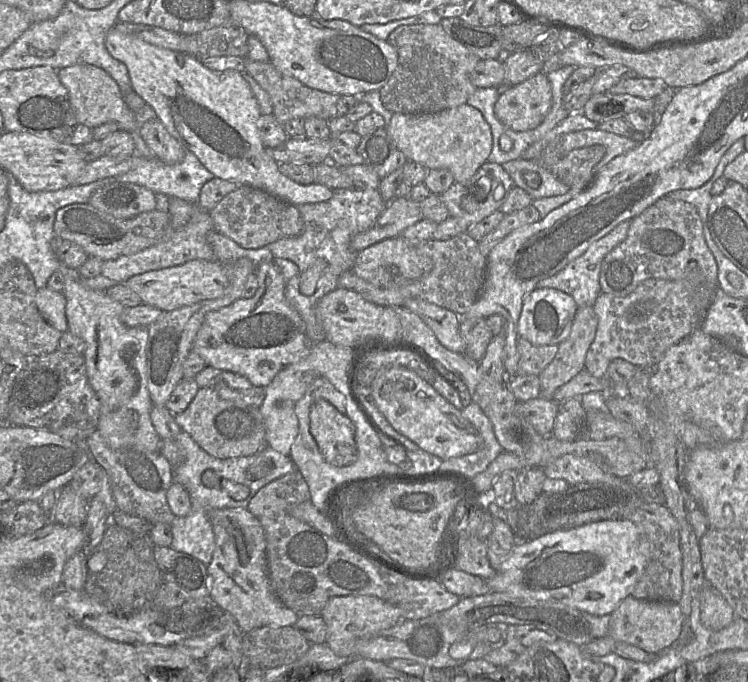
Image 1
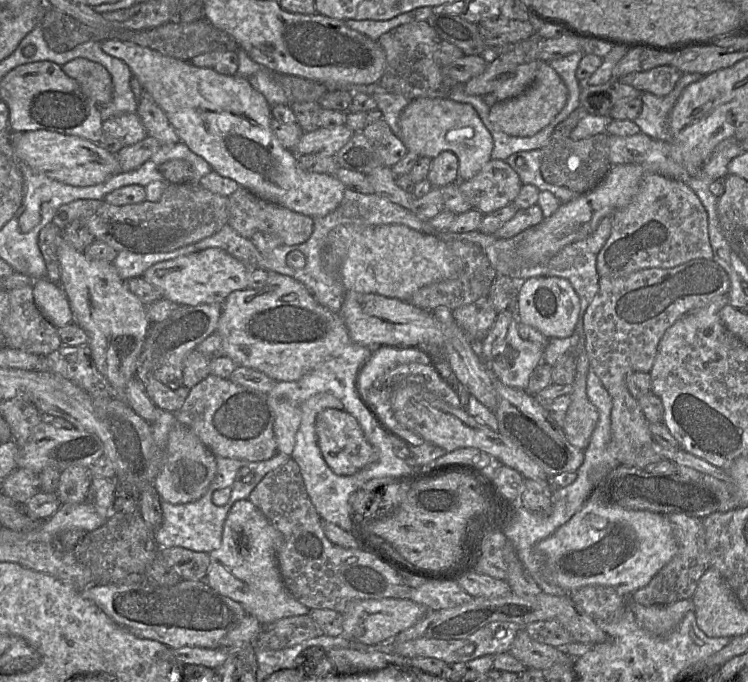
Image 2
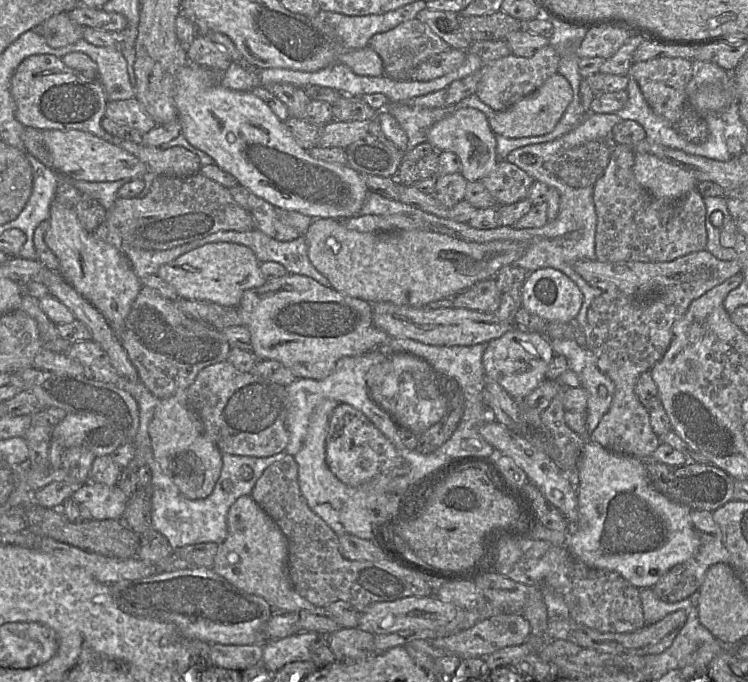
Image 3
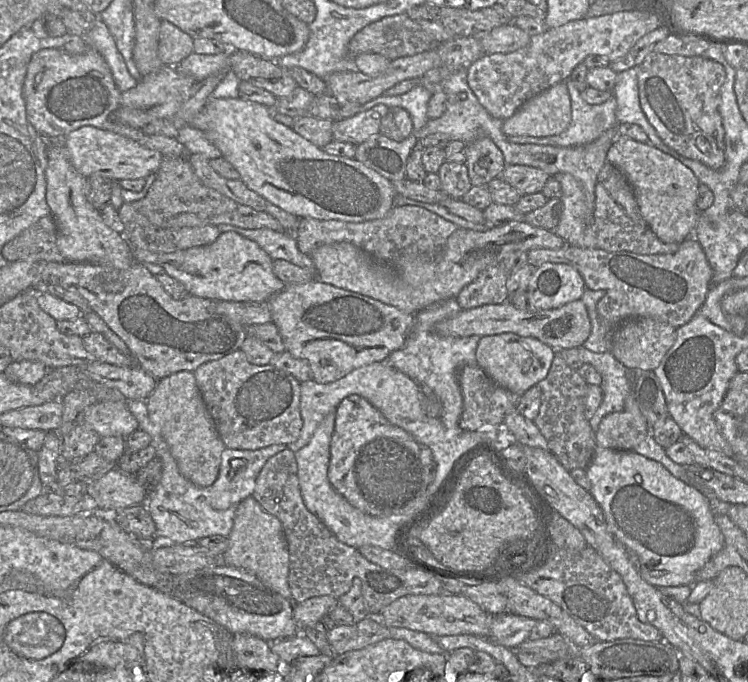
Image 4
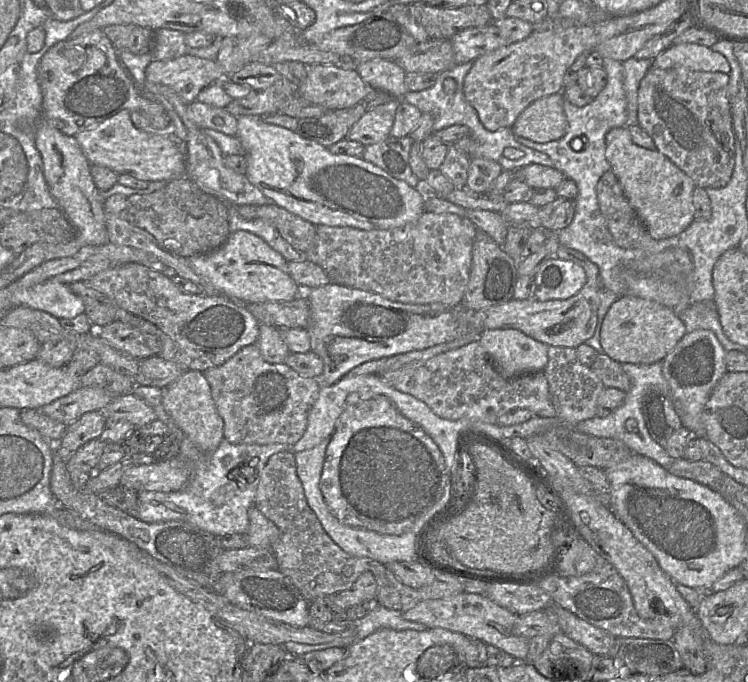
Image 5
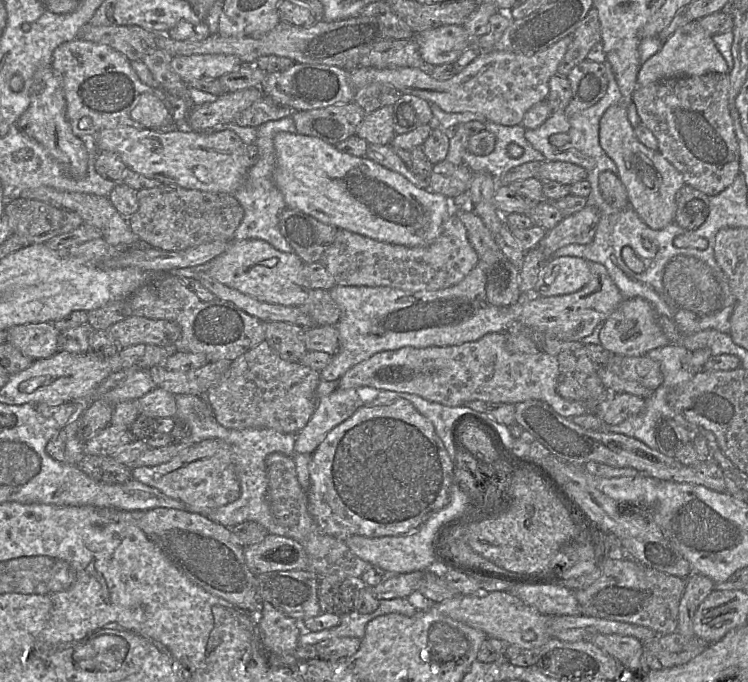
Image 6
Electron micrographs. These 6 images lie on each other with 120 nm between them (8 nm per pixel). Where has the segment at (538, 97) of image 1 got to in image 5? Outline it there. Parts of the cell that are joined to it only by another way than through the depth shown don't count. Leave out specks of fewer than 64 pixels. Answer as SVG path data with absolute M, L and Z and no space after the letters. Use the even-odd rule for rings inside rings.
M561 92L535 100L517 117L511 126L512 131L540 143L560 139L568 128L564 100Z

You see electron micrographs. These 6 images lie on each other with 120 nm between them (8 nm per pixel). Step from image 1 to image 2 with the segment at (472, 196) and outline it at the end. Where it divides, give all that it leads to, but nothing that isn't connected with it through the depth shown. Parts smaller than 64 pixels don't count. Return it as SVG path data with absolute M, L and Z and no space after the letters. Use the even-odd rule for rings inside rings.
M490 159L481 171L467 181L458 181L460 192L483 215L513 203L523 183L505 160Z

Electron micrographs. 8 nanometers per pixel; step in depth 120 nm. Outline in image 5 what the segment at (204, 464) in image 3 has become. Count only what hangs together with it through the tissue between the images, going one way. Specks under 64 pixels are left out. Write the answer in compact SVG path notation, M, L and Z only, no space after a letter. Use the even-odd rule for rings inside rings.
M188 370L162 390L162 405L174 425L202 452L206 454L214 452L224 439L224 422L218 413L209 383L203 373Z

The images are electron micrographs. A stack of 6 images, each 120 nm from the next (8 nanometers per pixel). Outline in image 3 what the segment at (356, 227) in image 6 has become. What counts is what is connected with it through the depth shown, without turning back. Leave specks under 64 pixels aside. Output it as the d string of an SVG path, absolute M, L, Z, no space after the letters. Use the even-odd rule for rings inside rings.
M188 63L175 78L175 105L181 134L195 148L208 154L214 163L233 175L238 184L271 205L295 211L312 219L349 219L360 214L369 189L363 175L347 164L318 160L300 147L270 107L252 91L236 91L209 83L205 67Z

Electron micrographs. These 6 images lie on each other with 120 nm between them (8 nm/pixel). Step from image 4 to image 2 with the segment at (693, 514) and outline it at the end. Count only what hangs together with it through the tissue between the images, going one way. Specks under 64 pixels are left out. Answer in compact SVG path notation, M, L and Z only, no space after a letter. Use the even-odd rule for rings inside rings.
M592 494L564 525L537 546L545 556L548 578L566 592L600 585L612 587L625 597L646 586L678 552L666 515L606 504Z

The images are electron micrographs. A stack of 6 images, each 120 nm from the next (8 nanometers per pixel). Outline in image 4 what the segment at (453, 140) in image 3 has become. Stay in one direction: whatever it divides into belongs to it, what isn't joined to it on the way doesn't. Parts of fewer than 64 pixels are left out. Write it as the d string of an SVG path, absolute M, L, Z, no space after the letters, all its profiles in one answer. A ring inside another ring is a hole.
M479 137L466 144L465 164L471 185L480 186L497 178L506 164L500 149L488 137Z

